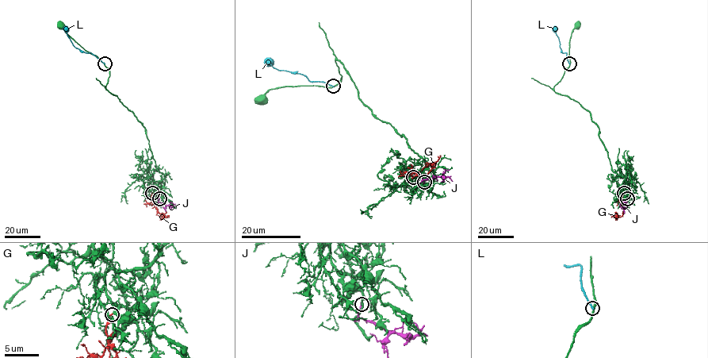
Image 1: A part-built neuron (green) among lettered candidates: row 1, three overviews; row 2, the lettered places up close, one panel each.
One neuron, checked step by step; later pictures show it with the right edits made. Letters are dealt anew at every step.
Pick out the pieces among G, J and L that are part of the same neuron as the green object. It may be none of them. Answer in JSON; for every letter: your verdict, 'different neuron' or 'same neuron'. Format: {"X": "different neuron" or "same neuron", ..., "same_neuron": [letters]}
{"G": "same neuron", "J": "different neuron", "L": "different neuron", "same_neuron": ["G"]}

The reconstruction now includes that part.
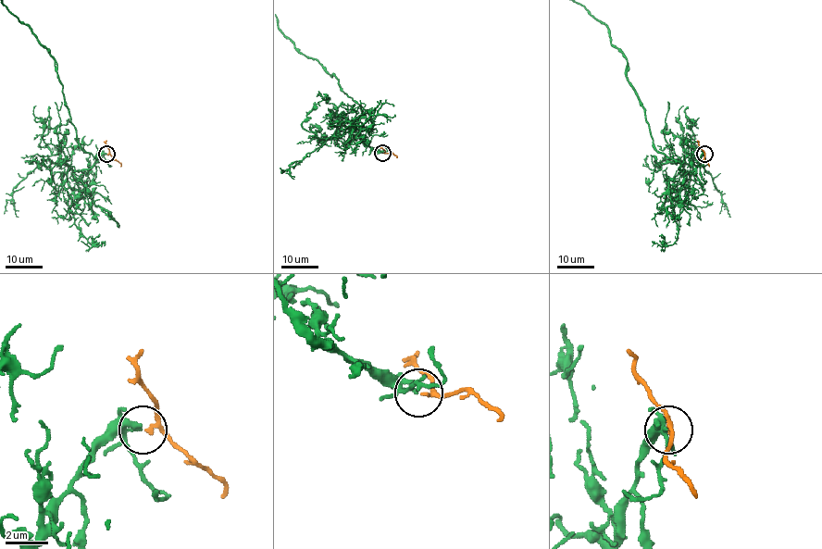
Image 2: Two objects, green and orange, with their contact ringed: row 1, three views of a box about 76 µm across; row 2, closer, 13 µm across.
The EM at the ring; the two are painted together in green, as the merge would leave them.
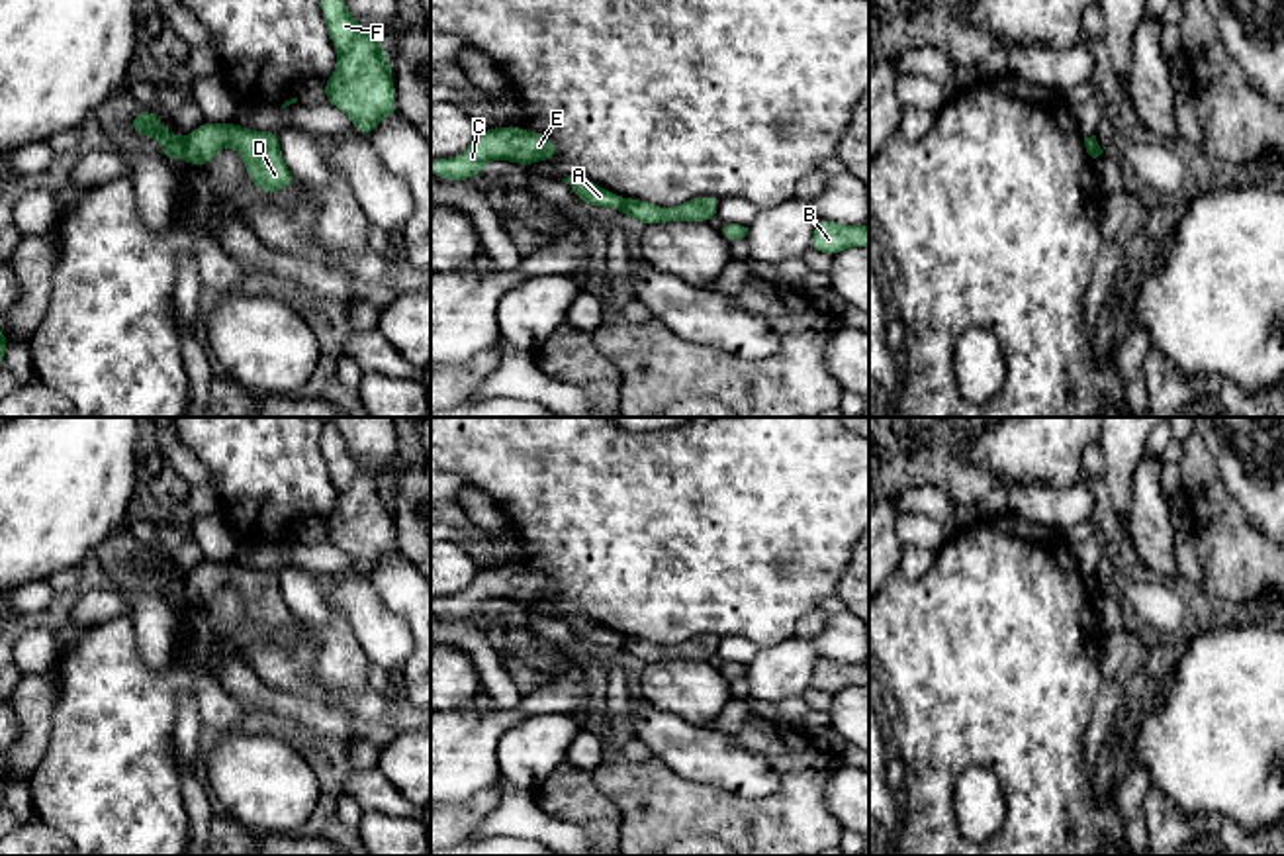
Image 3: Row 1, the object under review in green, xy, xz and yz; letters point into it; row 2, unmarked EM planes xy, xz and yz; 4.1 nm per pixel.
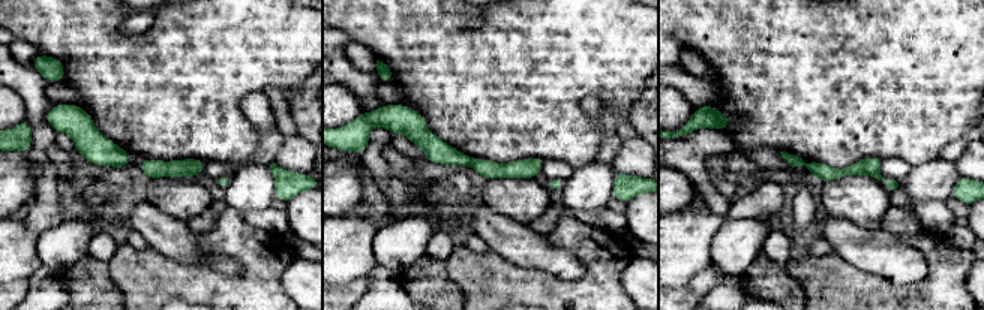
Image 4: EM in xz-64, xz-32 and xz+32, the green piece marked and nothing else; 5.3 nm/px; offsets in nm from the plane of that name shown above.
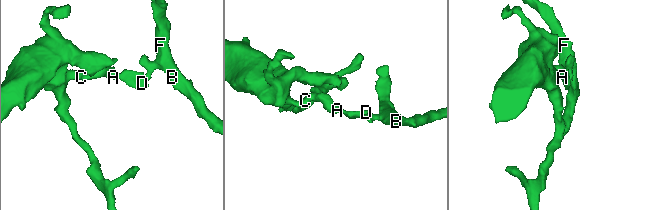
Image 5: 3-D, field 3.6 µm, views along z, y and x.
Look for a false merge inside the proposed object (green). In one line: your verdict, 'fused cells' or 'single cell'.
fused cells

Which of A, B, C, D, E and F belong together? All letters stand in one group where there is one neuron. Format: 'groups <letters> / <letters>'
groups A C E / B D F

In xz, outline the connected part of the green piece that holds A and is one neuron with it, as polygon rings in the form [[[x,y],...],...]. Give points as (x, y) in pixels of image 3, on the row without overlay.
[[[566,615],[562,621],[570,623],[572,629],[577,633],[581,642],[593,642],[601,646],[622,648],[626,637],[613,633],[599,623],[579,617],[579,615]]]

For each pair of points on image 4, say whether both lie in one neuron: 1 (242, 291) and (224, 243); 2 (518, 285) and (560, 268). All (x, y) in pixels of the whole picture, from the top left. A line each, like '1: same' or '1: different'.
1: same
2: different

